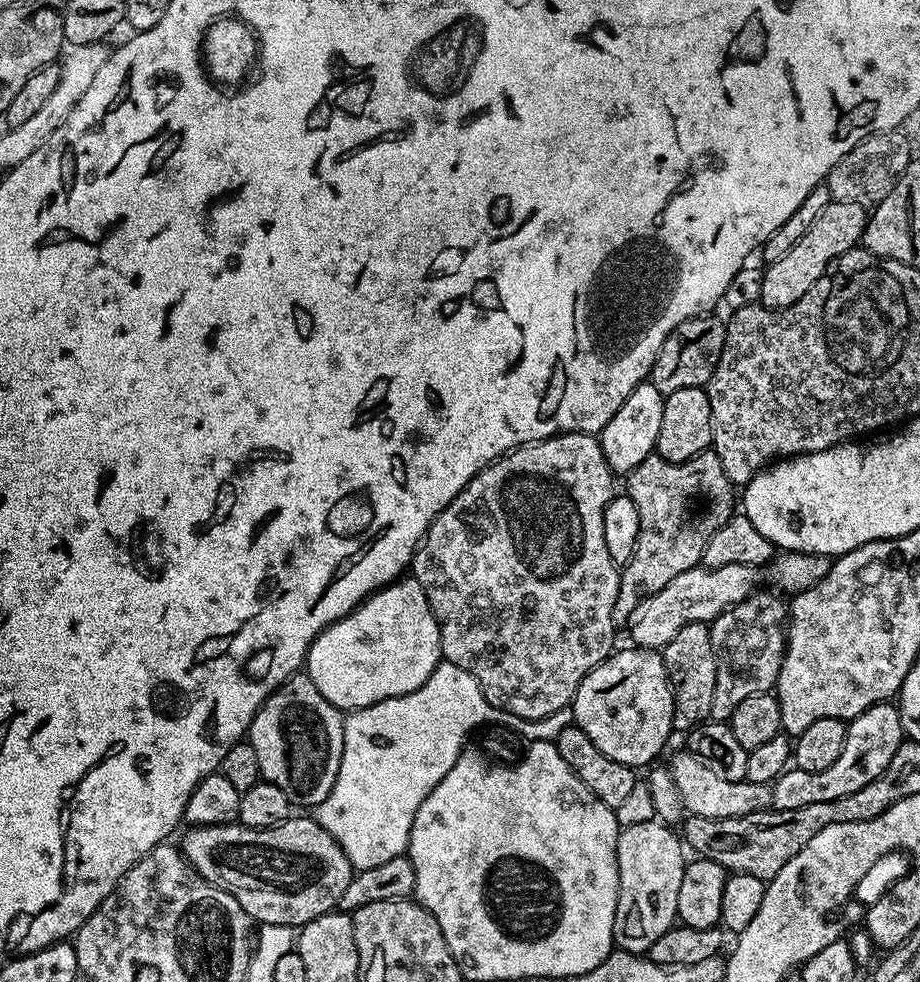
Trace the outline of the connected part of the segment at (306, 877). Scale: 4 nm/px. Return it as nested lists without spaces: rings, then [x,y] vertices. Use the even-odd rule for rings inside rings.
[[[293,815],[286,822],[273,828],[248,828],[233,822],[218,826],[189,827],[184,836],[182,851],[194,870],[215,888],[226,890],[252,916],[257,925],[287,924],[303,926],[314,918],[333,911],[339,905],[346,886],[350,886],[354,869],[346,858],[342,846],[311,815]]]

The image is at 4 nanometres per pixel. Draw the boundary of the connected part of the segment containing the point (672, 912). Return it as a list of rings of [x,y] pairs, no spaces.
[[[654,819],[620,829],[618,878],[620,893],[614,914],[615,947],[626,952],[647,953],[648,947],[677,923],[678,889],[686,863],[685,845],[669,825]]]

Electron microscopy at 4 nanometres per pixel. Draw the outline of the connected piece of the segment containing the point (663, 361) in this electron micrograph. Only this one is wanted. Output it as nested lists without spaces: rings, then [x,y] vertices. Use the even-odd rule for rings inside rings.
[[[716,314],[695,316],[682,322],[666,338],[666,342],[662,342],[662,350],[658,350],[650,373],[650,383],[665,394],[674,390],[704,388],[718,366],[718,358],[725,342],[726,324]]]

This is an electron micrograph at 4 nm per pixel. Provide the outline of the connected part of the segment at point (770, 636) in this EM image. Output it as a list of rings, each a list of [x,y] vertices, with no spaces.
[[[758,590],[753,592],[751,595],[749,595],[746,599],[743,600],[742,603],[735,604],[734,607],[732,608],[727,608],[726,611],[723,612],[723,614],[719,615],[718,618],[714,621],[711,621],[710,627],[712,630],[712,645],[714,646],[714,654],[716,655],[716,681],[714,682],[714,702],[710,706],[710,717],[713,721],[716,722],[728,722],[731,721],[732,715],[734,714],[734,709],[741,704],[742,701],[745,700],[745,698],[750,698],[750,694],[758,694],[759,692],[765,691],[769,687],[770,681],[775,682],[776,679],[778,678],[778,674],[780,673],[780,667],[782,666],[782,662],[784,661],[784,641],[786,639],[786,623],[787,623],[787,603],[785,602],[785,599],[776,592],[767,590],[768,592],[760,592],[764,590]]]

